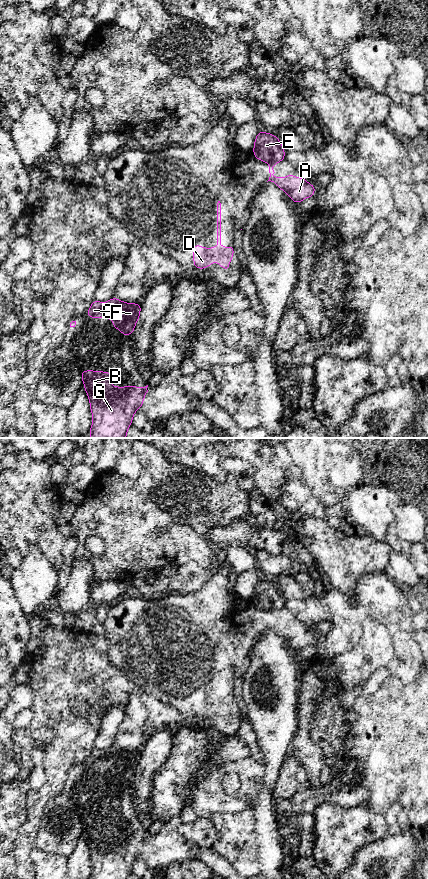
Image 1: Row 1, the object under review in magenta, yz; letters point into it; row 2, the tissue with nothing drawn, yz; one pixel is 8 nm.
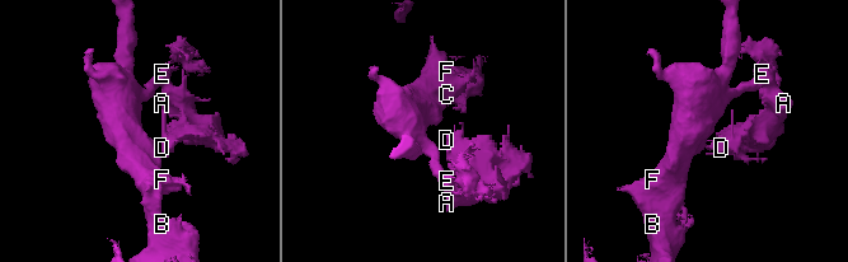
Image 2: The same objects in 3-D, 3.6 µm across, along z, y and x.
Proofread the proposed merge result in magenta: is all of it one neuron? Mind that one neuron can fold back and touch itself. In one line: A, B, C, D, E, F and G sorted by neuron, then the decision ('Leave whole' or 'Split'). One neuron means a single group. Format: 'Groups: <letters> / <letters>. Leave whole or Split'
Groups: A D / B C E F G. Split

